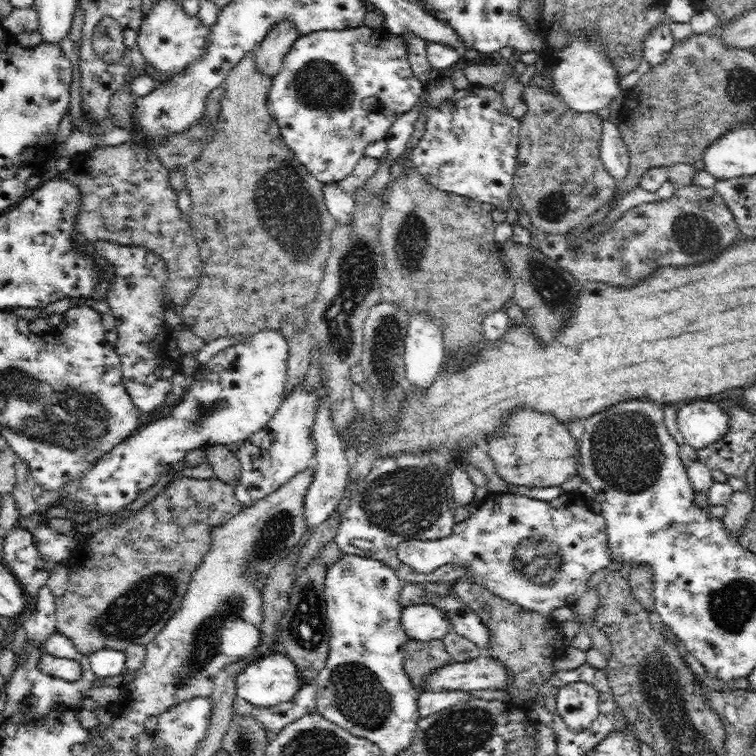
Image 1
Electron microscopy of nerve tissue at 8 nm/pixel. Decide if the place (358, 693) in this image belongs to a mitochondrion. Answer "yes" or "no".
yes

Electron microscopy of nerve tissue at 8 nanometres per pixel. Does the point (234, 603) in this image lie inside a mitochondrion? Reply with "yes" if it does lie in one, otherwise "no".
yes

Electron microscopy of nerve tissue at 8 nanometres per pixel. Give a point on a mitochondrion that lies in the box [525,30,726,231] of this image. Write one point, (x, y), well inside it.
(553, 206)

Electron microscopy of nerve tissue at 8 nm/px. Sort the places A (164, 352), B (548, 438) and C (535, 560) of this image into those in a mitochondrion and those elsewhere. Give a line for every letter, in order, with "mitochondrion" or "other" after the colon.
A: other
B: other
C: mitochondrion

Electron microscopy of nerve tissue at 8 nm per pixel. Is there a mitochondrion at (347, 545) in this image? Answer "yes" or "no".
no

